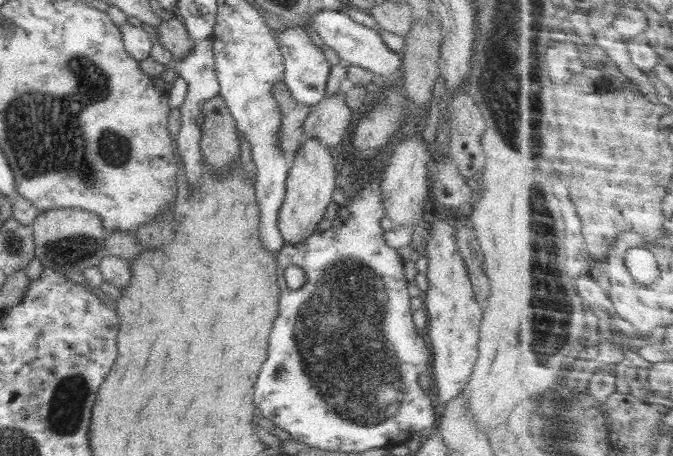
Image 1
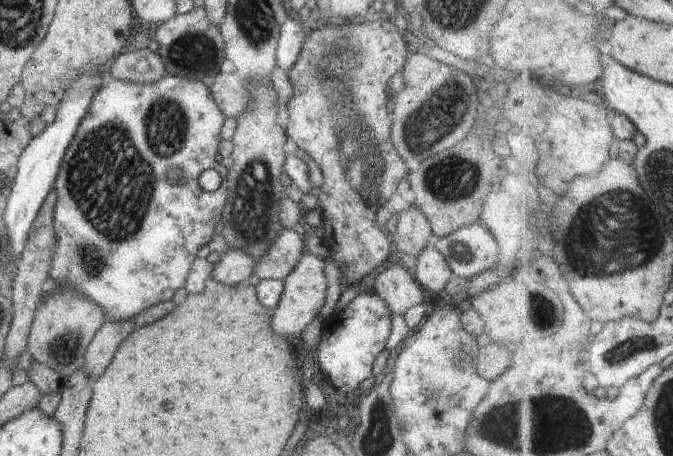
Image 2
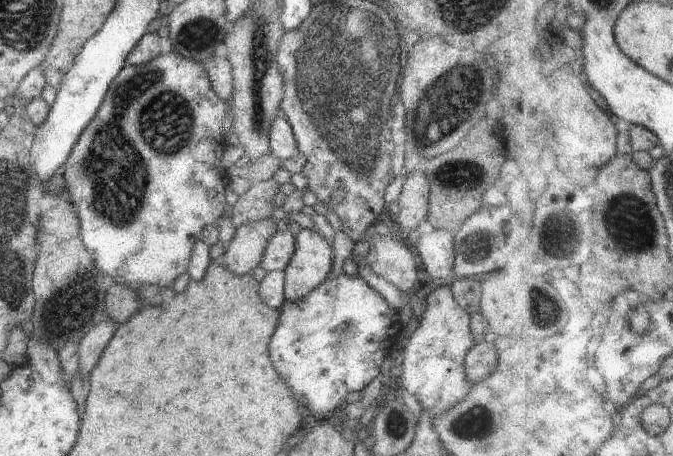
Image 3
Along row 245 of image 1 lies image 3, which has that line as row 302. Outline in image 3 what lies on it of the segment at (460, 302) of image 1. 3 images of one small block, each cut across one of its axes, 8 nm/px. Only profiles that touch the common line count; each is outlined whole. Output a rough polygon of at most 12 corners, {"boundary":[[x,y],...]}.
{"boundary":[[450,284],[402,350],[400,388],[432,419],[463,402],[476,344]]}

